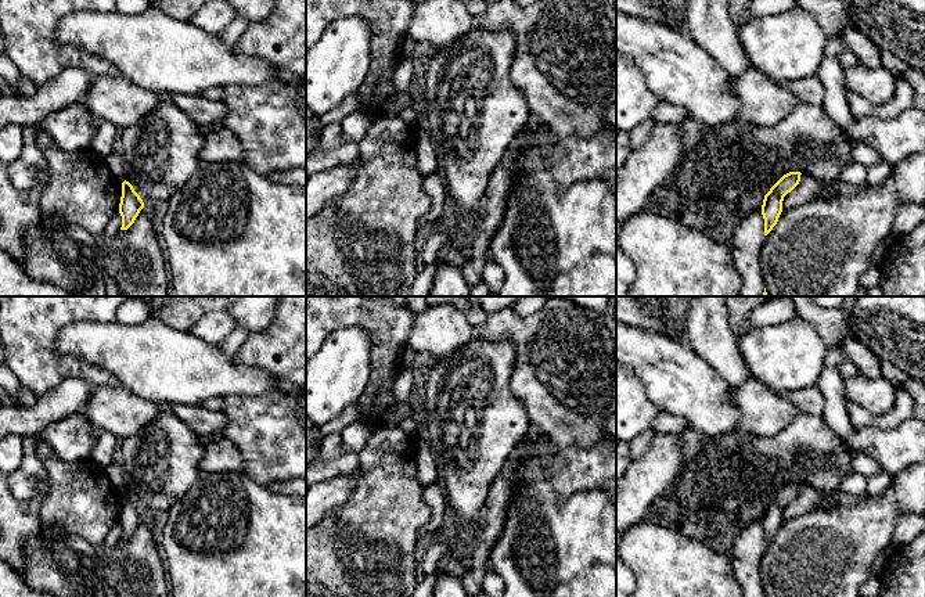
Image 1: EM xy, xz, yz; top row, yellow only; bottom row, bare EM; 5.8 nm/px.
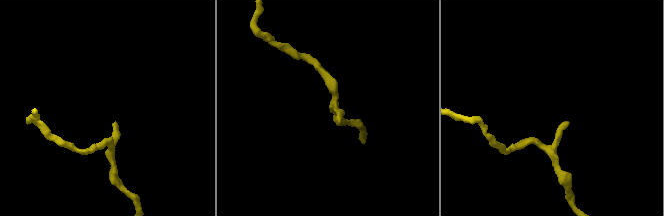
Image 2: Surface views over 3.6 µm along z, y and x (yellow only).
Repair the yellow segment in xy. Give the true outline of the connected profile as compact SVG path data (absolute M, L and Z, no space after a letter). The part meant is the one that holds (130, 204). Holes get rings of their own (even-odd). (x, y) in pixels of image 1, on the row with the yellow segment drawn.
M129 181L122 183L122 197L119 204L119 213L122 216L120 230L127 230L144 208L144 202L140 195L134 191Z

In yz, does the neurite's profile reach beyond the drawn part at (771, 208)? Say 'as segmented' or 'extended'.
as segmented

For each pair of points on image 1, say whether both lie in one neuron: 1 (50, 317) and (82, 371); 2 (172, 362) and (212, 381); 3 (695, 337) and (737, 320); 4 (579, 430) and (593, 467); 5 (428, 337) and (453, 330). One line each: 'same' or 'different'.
1: same
2: same
3: different
4: different
5: same

